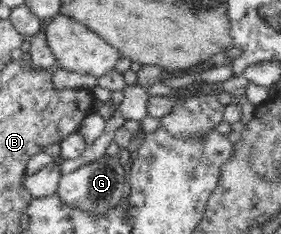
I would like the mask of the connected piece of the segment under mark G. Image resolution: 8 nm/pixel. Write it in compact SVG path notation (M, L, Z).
M102 156L80 166L76 170L63 174L58 183L57 194L66 202L93 213L101 213L116 206L123 196L127 196L127 168L119 162L119 157Z

